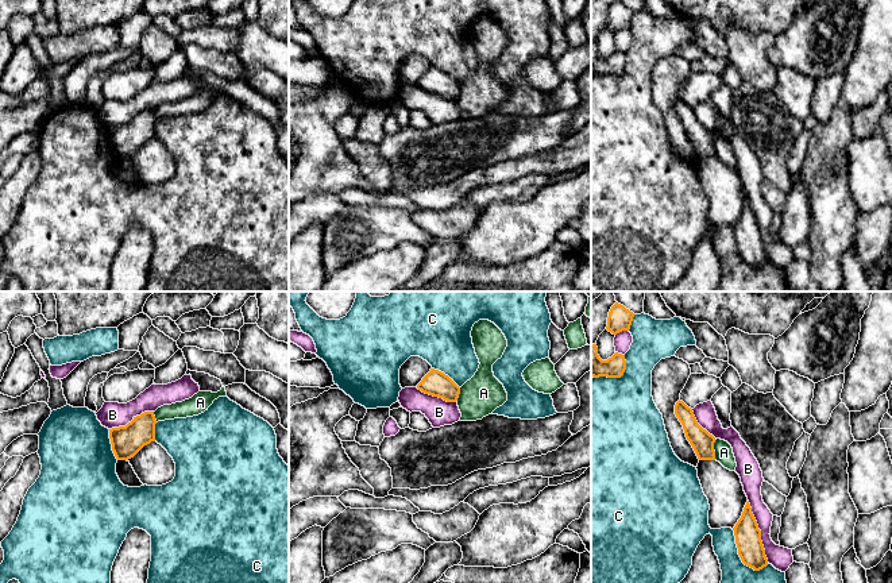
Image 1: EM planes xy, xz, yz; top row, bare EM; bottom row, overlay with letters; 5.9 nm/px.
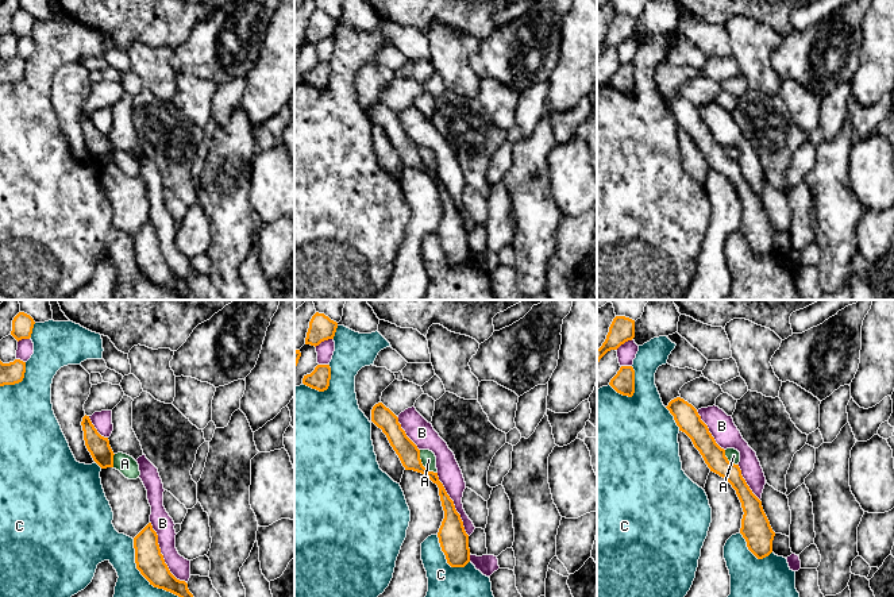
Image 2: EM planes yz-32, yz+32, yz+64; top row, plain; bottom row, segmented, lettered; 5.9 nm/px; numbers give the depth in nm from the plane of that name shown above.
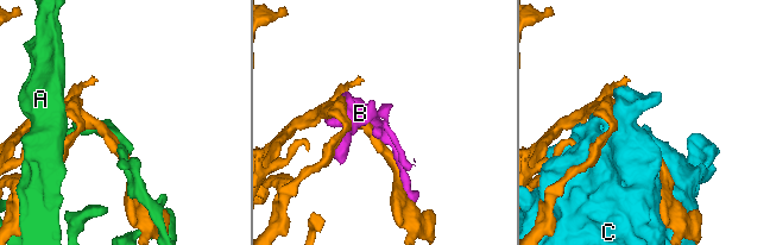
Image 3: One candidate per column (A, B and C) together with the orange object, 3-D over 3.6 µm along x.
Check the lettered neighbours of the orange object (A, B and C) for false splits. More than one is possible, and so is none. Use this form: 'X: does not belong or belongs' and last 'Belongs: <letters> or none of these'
A: does not belong
B: belongs
C: does not belong
Belongs: B

